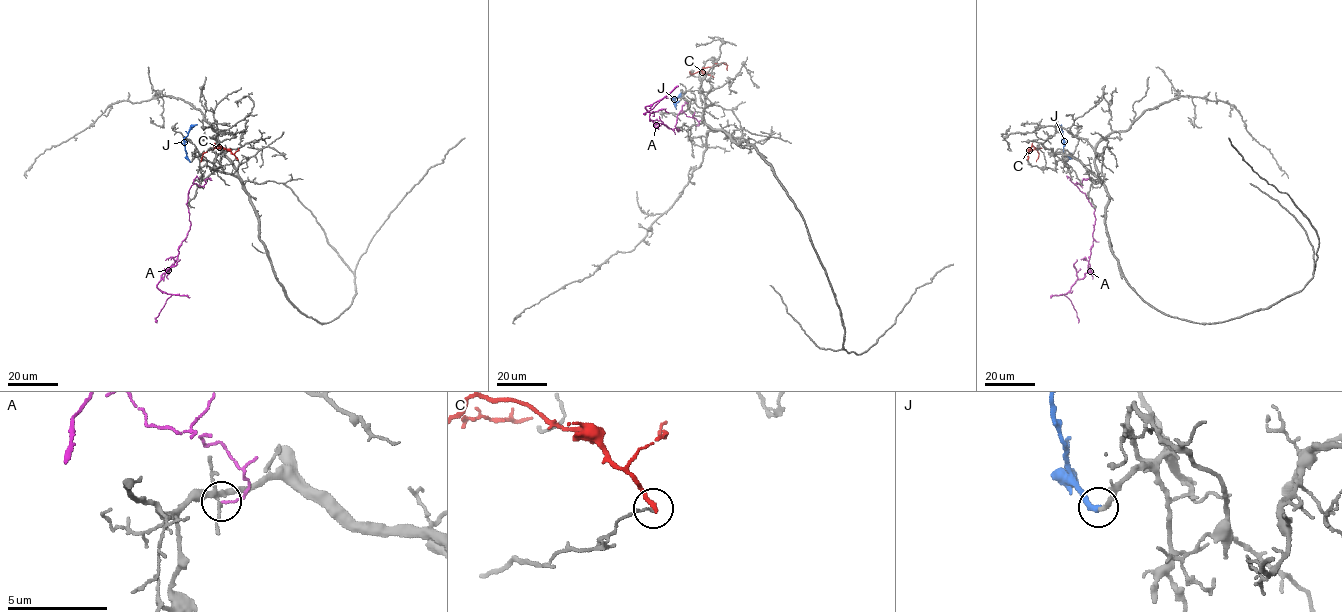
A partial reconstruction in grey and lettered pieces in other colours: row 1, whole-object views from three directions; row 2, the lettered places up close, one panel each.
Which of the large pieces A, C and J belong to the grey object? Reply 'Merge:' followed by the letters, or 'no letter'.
Merge: J

